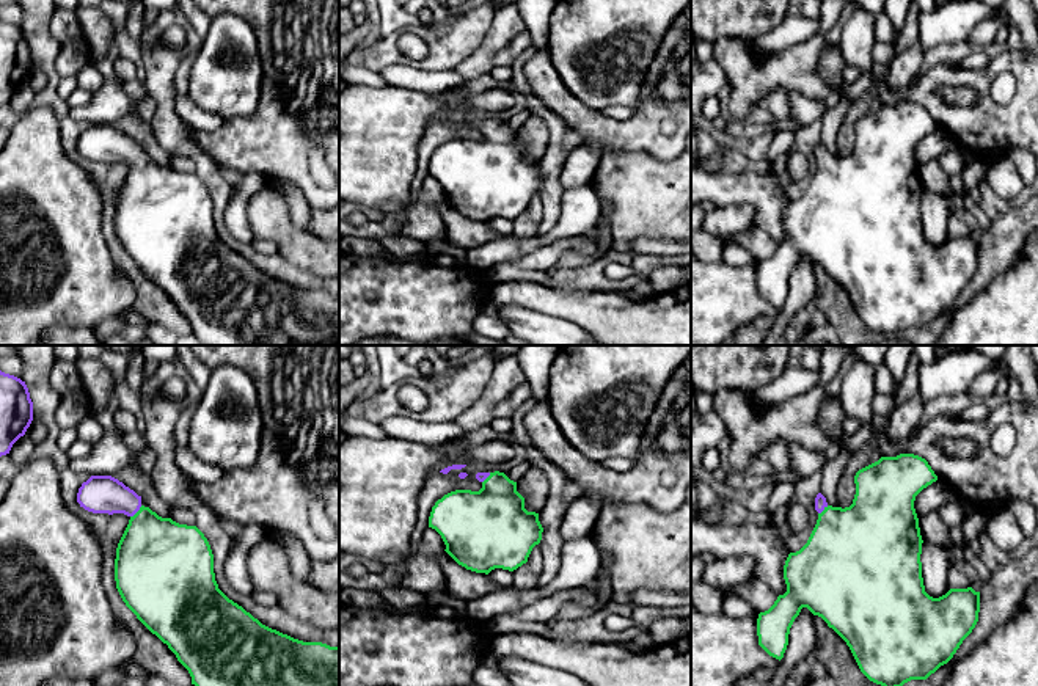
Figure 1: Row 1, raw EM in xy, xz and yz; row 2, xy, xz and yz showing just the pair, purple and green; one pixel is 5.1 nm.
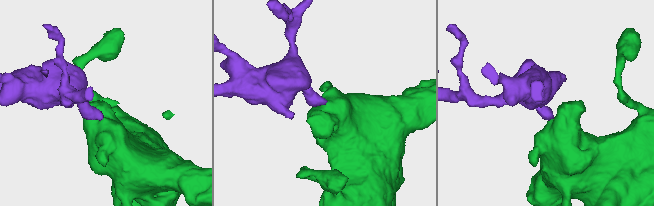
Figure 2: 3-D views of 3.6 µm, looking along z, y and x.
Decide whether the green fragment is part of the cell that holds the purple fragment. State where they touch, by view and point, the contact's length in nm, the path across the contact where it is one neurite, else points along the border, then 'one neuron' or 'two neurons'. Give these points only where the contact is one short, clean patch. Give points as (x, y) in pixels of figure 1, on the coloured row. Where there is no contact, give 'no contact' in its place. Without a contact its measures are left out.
contact xy (135, 512); length 90 nm; one neuron

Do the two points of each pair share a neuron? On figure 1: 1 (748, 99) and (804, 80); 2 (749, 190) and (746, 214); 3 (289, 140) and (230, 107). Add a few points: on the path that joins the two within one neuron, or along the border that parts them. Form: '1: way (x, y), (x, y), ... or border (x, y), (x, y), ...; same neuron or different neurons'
1: way (762, 85), (767, 80), (790, 80); same neuron
2: border (715, 206), (751, 206), (756, 225); different neurons
3: border (261, 82), (258, 107), (248, 116), (225, 120); different neurons

